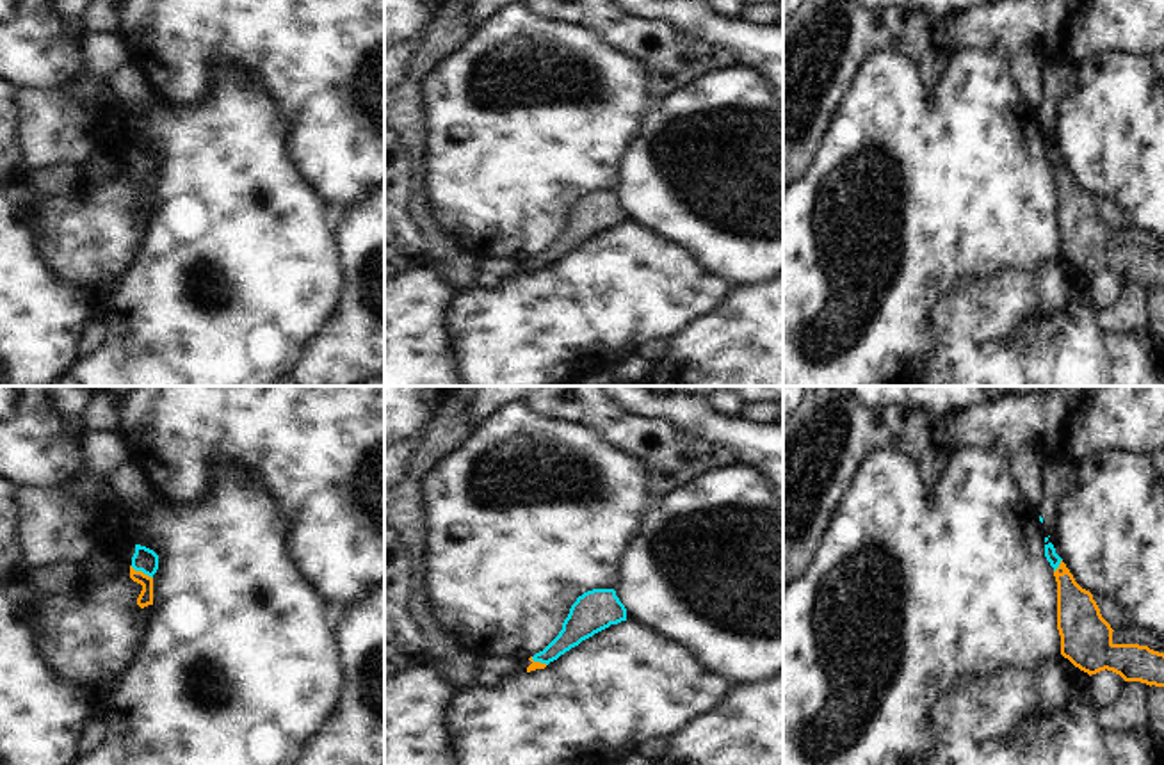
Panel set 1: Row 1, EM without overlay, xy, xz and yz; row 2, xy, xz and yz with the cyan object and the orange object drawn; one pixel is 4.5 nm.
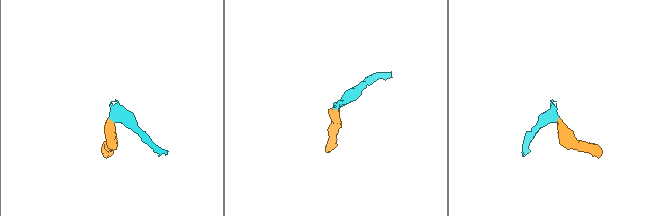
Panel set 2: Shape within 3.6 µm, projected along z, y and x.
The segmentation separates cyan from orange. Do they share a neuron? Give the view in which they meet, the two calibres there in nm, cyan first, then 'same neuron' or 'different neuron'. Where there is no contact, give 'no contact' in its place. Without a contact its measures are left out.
contact in xy; calibres 110 and 70 nm; same neuron

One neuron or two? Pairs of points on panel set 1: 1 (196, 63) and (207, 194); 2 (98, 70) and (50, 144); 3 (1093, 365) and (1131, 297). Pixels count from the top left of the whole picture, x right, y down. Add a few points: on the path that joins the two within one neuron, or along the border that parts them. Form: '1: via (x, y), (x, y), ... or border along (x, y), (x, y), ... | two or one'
1: border along (223, 66), (203, 102), (159, 100) | two
2: via (86, 88), (50, 127) | one
3: border along (1095, 314), (1095, 322), (1104, 331), (1145, 333) | two

